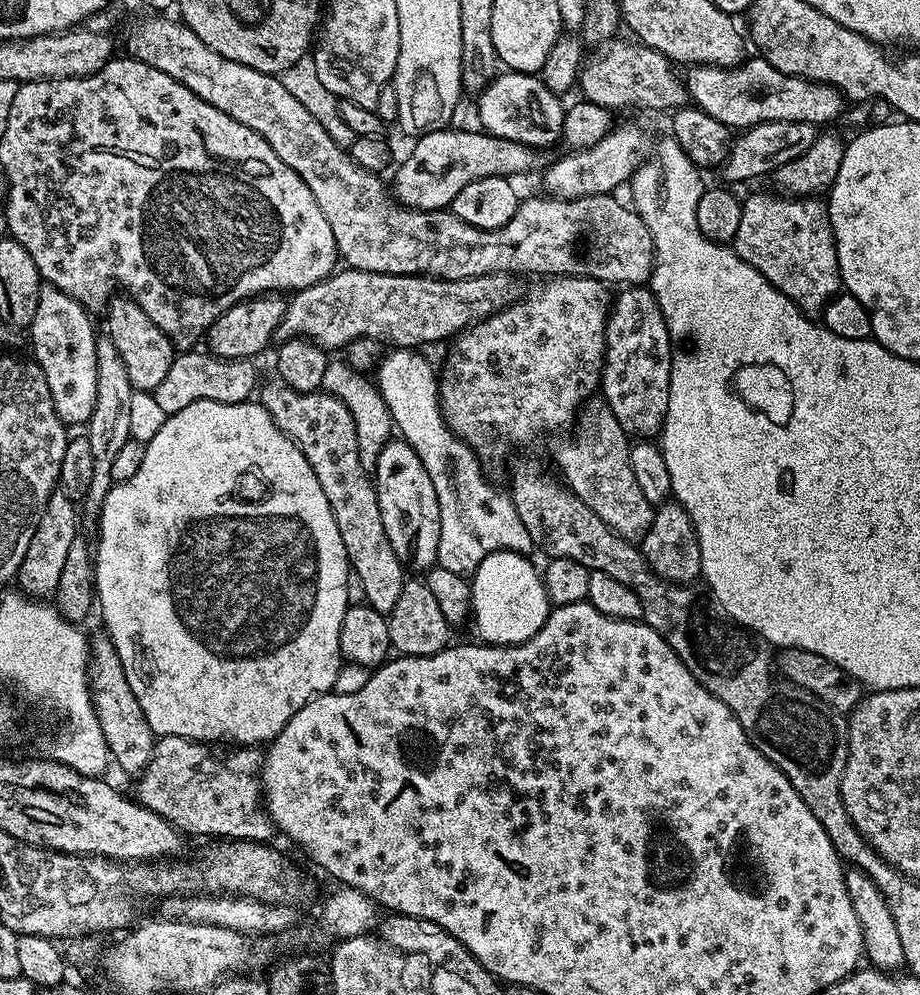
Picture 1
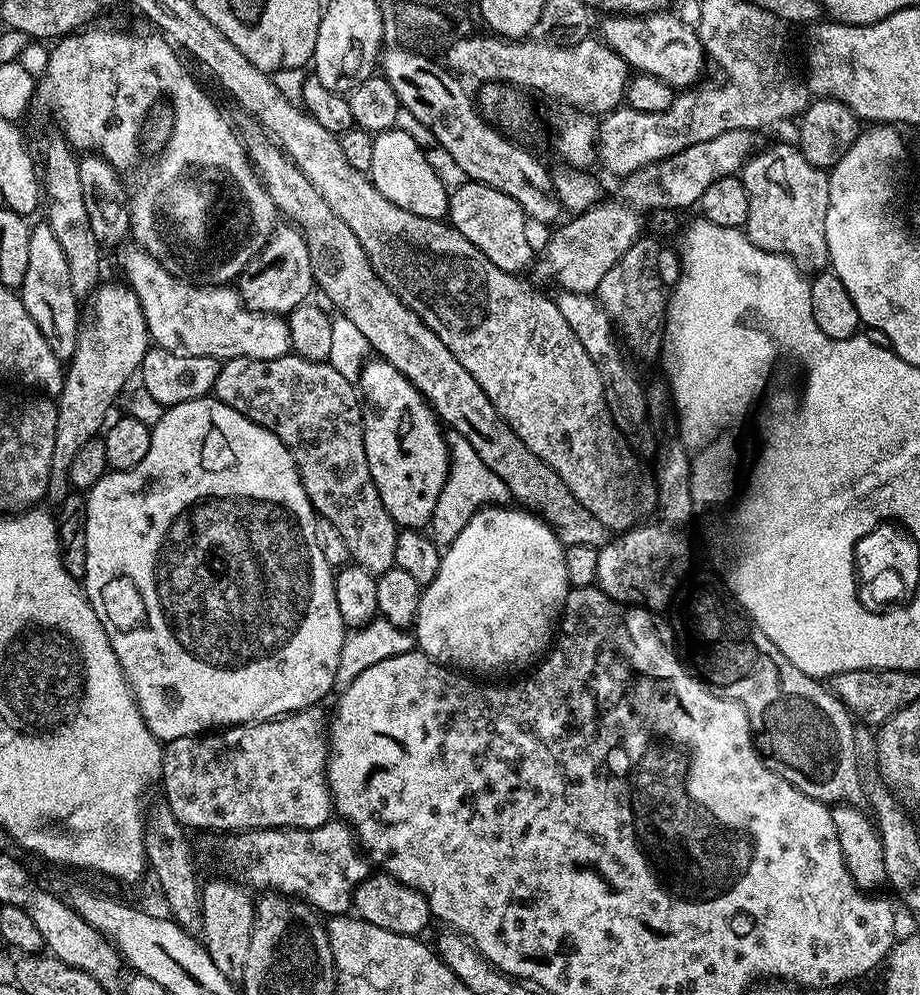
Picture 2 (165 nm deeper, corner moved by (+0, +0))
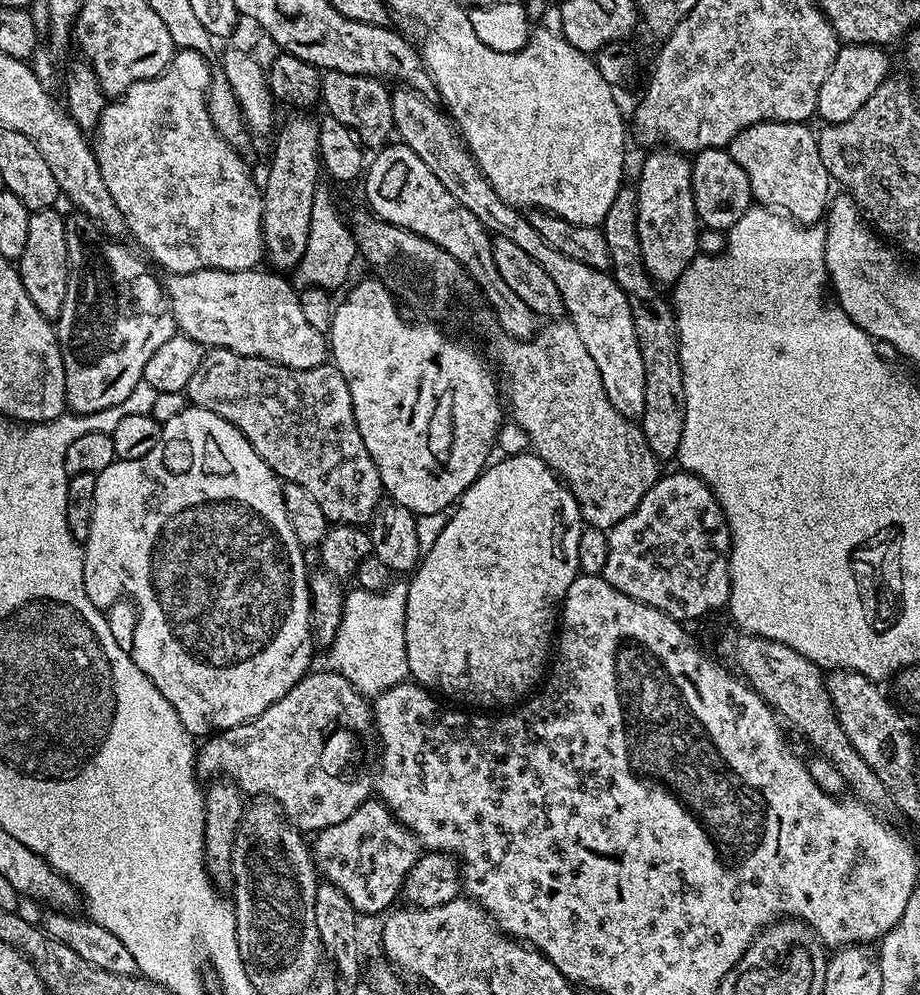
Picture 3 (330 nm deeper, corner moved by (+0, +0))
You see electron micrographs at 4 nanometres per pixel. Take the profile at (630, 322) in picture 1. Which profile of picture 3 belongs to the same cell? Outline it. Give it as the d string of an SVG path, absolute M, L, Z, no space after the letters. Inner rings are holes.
M667 146L649 152L652 153L640 168L640 184L635 185L638 244L642 246L642 262L652 279L661 286L675 286L697 256L702 233L692 193L692 161L685 153Z

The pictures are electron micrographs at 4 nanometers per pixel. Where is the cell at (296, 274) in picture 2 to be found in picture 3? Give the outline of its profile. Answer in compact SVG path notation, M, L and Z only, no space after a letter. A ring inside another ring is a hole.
M292 114L284 125L279 125L276 145L272 148L272 161L268 164L268 177L262 180L264 255L267 263L272 263L269 265L276 270L295 270L299 266L310 233L310 210L318 189L316 175L321 175L322 165L320 125L308 116L311 115Z

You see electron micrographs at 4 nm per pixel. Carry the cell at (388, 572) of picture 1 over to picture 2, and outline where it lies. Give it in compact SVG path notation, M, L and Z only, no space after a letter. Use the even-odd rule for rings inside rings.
M295 354L273 360L234 358L221 363L214 396L226 406L238 410L238 414L273 432L286 445L317 517L321 521L328 521L342 534L355 563L370 570L375 577L396 567L394 546L398 526L390 518L386 506L382 506L378 486L374 486L374 478L370 478L364 445L362 397L353 381L338 374L329 362L310 361Z

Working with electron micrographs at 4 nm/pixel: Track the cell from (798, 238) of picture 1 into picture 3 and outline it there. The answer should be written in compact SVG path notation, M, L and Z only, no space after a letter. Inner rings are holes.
M770 122L769 124L755 124L739 133L732 139L727 149L746 170L750 178L750 190L753 201L757 205L773 209L805 226L816 226L821 223L820 219L825 219L830 208L830 195L828 196L828 184L830 177L826 166L822 162L822 154L818 150L818 136L815 131L808 129L807 123L787 124L786 122Z

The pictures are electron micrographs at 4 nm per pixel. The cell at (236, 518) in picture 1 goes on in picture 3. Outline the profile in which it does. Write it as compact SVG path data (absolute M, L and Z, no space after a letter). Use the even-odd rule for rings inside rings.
M195 406L187 407L182 409L181 412L174 413L168 421L166 419L163 421L160 437L158 438L158 446L154 446L154 450L150 450L150 454L146 454L146 458L138 458L137 460L117 459L110 466L106 466L106 470L96 473L94 514L90 518L90 534L88 539L83 541L82 544L84 549L84 585L86 586L86 594L90 598L90 602L94 602L94 606L101 610L108 610L108 607L115 600L120 600L123 596L129 596L136 603L136 608L140 613L136 616L136 629L132 632L132 644L130 643L132 660L138 666L138 670L142 670L142 674L146 674L146 678L150 678L150 682L154 682L154 686L160 691L162 698L166 698L166 702L170 702L170 706L174 706L182 726L186 726L186 730L192 733L193 737L207 738L217 732L224 732L228 728L233 728L239 724L245 724L248 720L256 719L258 714L262 714L262 710L266 710L274 702L278 702L278 698L282 698L282 694L289 692L303 676L308 675L313 667L312 648L314 649L312 591L308 589L310 567L308 568L307 562L304 561L306 548L300 544L298 535L294 532L294 526L291 525L290 514L287 513L286 502L284 501L284 484L280 477L276 475L276 471L266 462L262 462L258 450L254 450L254 446L250 446L250 442L242 434L242 430L238 430L230 422L226 422L226 418L222 418L210 410L202 410Z

